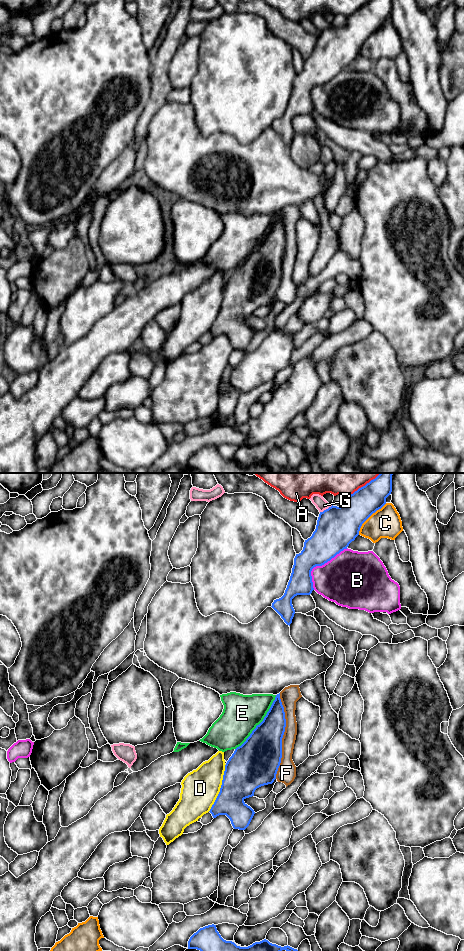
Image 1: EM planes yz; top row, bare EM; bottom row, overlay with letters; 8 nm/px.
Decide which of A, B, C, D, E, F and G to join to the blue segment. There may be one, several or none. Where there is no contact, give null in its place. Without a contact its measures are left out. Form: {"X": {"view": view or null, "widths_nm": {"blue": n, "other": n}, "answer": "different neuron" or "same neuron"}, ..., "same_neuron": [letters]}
{"A": {"view": "yz", "widths_nm": {"blue": 240, "other": 130}, "answer": "different neuron"}, "B": {"view": "yz", "widths_nm": {"blue": 280, "other": 400}, "answer": "different neuron"}, "C": {"view": "yz", "widths_nm": {"blue": 300, "other": 240}, "answer": "different neuron"}, "D": {"view": "yz", "widths_nm": {"blue": 340, "other": 300}, "answer": "different neuron"}, "E": {"view": "yz", "widths_nm": {"blue": 320, "other": 300}, "answer": "different neuron"}, "F": {"view": "yz", "widths_nm": {"blue": 340, "other": 120}, "answer": "different neuron"}, "G": {"view": "yz", "widths_nm": {"blue": 320, "other": 100}, "answer": "different neuron"}, "same_neuron": []}

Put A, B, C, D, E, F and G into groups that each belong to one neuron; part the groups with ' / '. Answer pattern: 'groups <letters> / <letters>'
groups A / B / C / D / E / F / G

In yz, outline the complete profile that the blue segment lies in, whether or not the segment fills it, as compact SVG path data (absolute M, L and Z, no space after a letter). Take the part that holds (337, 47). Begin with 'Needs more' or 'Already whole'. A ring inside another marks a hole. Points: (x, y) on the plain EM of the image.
Already whole. M371 0L346 17L344 26L332 25L320 32L315 51L294 78L284 115L274 120L271 126L287 145L290 146L295 134L292 119L297 115L310 115L314 110L312 89L347 69L359 55L362 44L386 24L391 12L392 0Z

